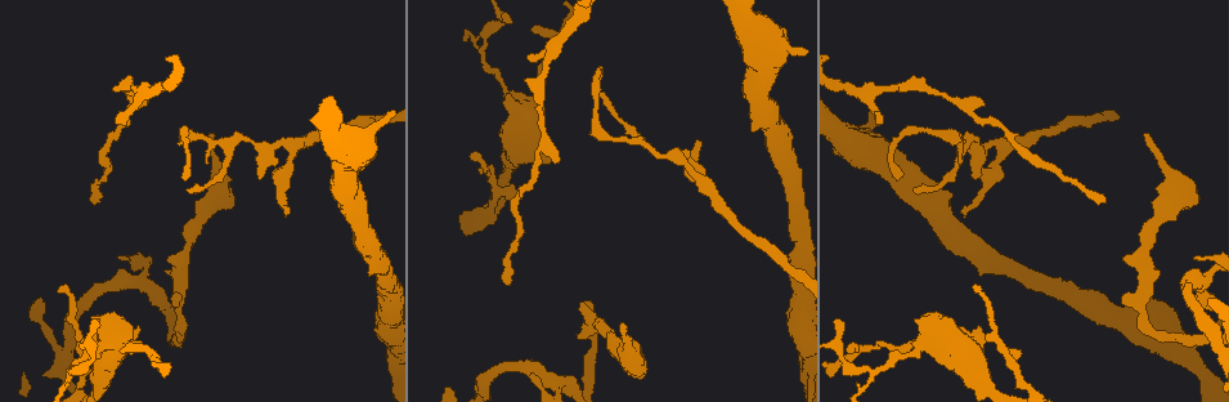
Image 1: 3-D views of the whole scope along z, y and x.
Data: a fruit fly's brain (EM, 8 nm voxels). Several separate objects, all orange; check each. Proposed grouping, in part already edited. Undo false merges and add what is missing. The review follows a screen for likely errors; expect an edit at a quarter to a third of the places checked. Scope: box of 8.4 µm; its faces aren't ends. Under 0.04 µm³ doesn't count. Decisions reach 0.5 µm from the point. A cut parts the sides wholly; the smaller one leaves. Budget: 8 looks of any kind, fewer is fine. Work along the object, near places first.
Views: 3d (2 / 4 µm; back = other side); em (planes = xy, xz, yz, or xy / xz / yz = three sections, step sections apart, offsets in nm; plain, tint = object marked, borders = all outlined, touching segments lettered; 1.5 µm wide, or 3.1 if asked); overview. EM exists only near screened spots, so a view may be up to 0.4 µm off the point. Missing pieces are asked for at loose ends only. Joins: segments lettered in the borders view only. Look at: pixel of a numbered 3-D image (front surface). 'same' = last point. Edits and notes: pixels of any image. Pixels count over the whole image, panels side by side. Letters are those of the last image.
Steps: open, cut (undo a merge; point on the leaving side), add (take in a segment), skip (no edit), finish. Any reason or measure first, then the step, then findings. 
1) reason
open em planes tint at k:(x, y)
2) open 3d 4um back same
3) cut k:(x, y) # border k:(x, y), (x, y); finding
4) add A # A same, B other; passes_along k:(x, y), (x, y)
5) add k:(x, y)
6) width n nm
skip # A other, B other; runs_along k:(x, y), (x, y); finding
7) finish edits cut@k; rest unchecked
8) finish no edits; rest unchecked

three arms meet
open em xz step 4 tint at 1:(876, 371)

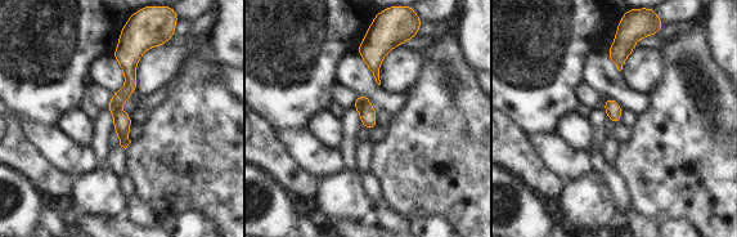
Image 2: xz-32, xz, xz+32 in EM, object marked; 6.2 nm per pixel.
what lies round it
open em xz step 4 borders same

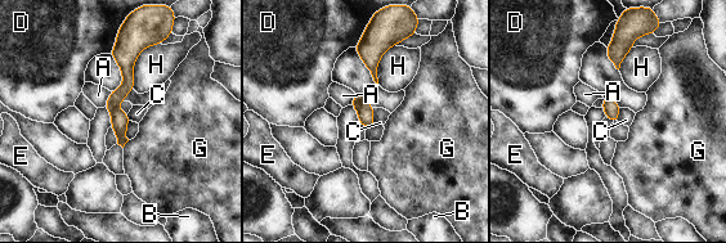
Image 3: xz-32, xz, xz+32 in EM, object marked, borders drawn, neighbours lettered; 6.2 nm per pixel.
cut 3:(366, 117) # A other, B other, C other, D other, E other, G other, H other; border 3:(367, 102), (363, 102), (357, 108); two neurons meet here

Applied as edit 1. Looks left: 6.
open overview

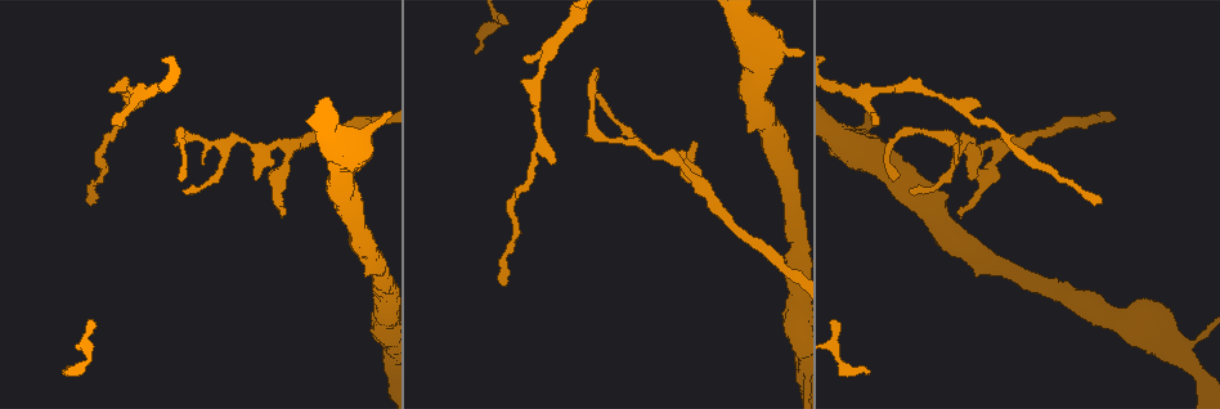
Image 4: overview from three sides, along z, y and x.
free end
open em planes tint at 4:(871, 123)

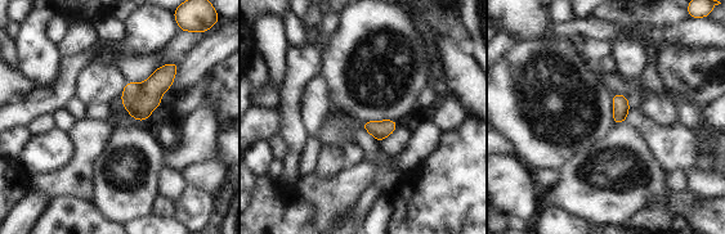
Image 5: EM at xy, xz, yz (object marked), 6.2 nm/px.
what lies round it
open em planes borders same

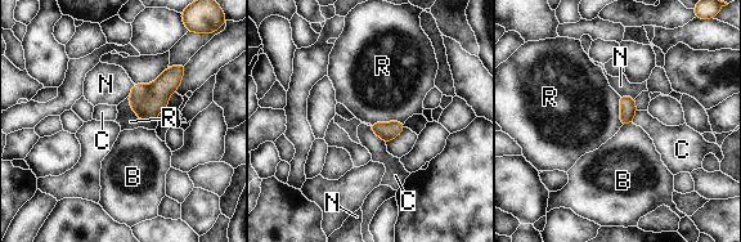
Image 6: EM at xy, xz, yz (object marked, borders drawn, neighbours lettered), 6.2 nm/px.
skip # B other, C other, N other, R other; border 6:(128, 97), (142, 120), (157, 120); no lettered segment goes on from it

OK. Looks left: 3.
long arm stops here
open 3d 2um at 4:(504, 282)

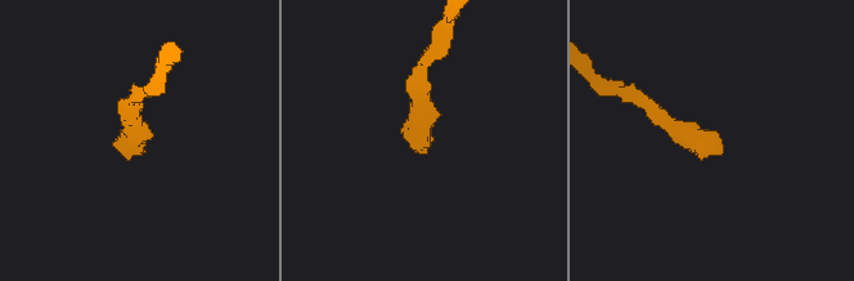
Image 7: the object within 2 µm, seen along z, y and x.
open em planes borders at 7:(138, 151)

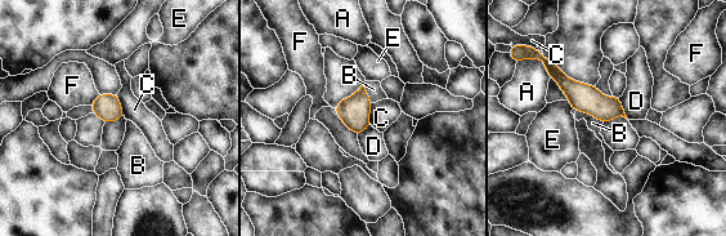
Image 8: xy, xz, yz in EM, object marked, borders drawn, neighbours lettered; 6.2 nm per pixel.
longest_contact B 190 nm
skip # A other, B other, C other, D other, E other, F other; border 8:(576, 110), (585, 111), (603, 123); none of them fits

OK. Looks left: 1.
finish edits cut@3; rest unchecked

